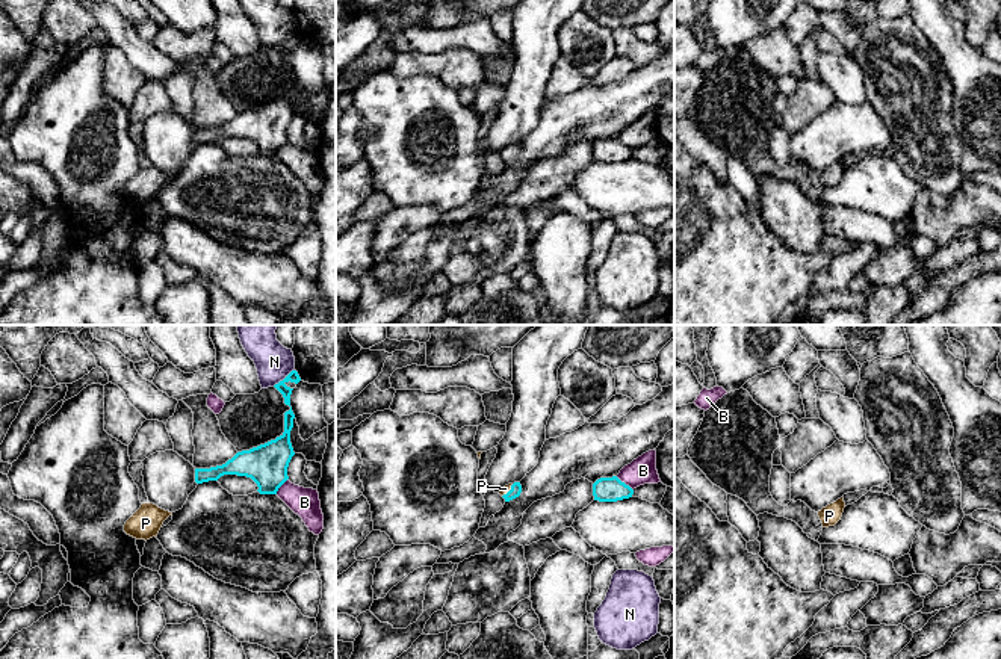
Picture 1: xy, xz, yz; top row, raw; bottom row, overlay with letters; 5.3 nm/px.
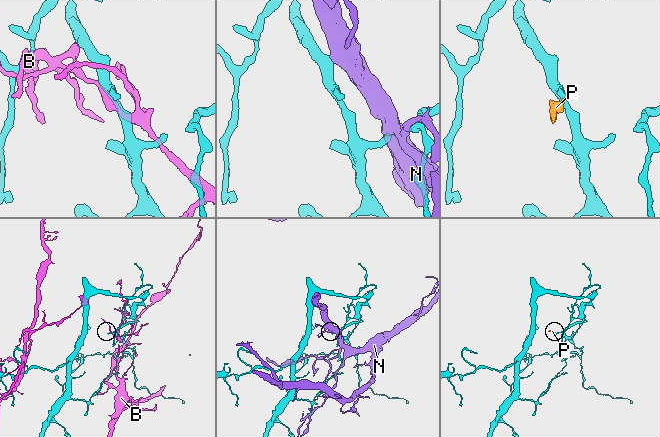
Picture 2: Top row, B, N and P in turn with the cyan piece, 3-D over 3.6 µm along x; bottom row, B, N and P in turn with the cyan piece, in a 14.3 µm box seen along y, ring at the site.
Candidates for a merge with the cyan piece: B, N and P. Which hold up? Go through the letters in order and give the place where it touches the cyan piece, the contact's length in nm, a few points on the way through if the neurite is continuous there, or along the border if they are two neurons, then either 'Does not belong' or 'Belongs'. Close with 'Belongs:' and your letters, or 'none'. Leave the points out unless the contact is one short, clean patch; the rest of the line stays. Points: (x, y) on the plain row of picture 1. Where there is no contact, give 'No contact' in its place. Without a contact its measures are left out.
B: Touches cyan at xz (623, 144). Shared border 120 nm. Does not belong
N: Touches cyan at xy (285, 40). Shared border 150 nm. Does not belong
P: Touches cyan at xz (510, 151). Shared border 90 nm. Path across: xz (516, 150), (510, 151), (505, 150). Belongs
Belongs: P

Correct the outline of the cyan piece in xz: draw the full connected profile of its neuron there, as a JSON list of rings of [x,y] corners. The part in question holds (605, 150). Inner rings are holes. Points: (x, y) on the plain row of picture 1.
[[[617,138],[600,139],[593,145],[594,162],[617,163],[632,159],[634,151],[621,144]]]

